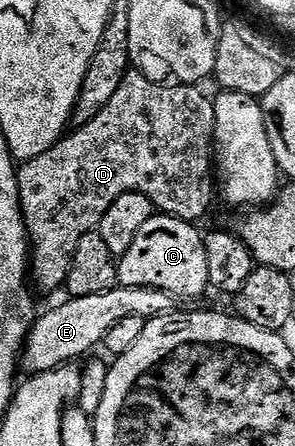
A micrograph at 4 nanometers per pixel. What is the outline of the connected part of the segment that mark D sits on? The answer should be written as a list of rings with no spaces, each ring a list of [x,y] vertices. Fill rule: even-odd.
[[[131,70],[123,78],[119,90],[115,90],[111,102],[107,102],[107,106],[103,106],[103,110],[99,110],[99,114],[95,118],[91,118],[91,122],[87,122],[87,126],[70,131],[68,135],[58,140],[55,146],[51,146],[51,150],[47,150],[47,154],[39,154],[39,158],[24,161],[17,168],[17,188],[21,191],[21,214],[25,218],[25,230],[28,239],[31,241],[31,280],[38,293],[40,293],[39,291],[53,292],[56,288],[64,289],[66,287],[71,262],[75,258],[75,246],[79,246],[79,241],[87,233],[100,229],[103,214],[107,214],[111,202],[115,202],[115,198],[119,198],[119,194],[127,194],[128,192],[147,194],[147,198],[151,198],[154,209],[158,213],[174,216],[180,220],[201,222],[201,219],[208,214],[209,207],[213,204],[213,196],[215,200],[213,127],[216,120],[215,110],[213,109],[214,101],[209,96],[208,98],[205,97],[200,92],[201,90],[197,86],[176,82],[156,84],[146,78],[142,72]]]

